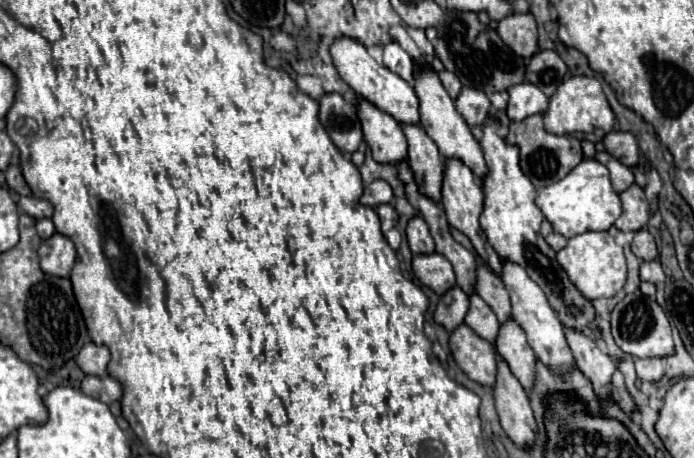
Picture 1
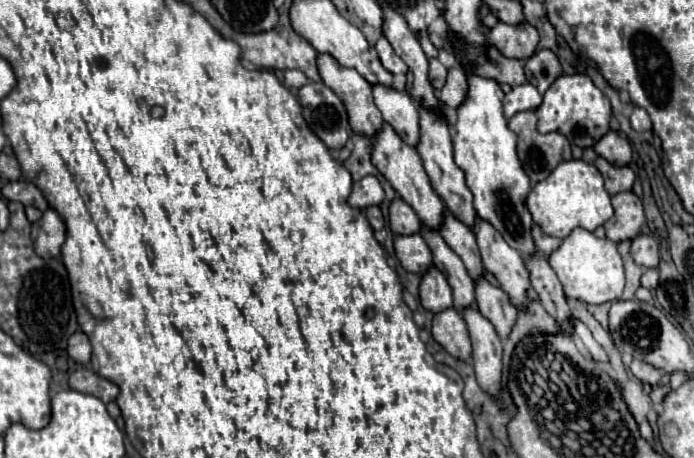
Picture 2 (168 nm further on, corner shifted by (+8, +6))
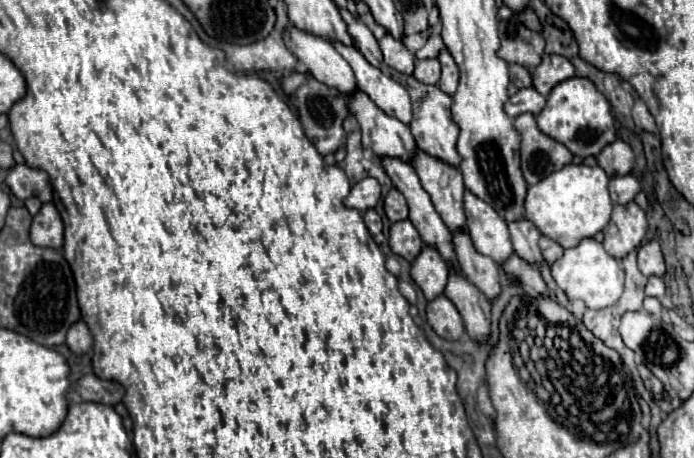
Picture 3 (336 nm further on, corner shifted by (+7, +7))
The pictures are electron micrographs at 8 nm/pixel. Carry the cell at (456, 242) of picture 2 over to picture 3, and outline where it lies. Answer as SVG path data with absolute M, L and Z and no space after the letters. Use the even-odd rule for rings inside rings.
M417 151L417 157L413 159L413 167L421 179L423 189L429 193L433 207L451 233L469 233L463 209L465 185L459 169L445 165L443 161L437 161L421 151Z

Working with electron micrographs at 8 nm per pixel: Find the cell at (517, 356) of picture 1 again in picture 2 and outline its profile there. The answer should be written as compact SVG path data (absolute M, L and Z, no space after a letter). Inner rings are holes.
M484 276L476 278L474 292L476 306L482 312L482 316L486 316L494 324L500 338L506 338L516 322L516 308L512 306L508 294L502 288L492 286Z

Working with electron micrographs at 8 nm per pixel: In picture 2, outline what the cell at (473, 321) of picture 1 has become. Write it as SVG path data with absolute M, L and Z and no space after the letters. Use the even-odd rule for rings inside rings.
M422 224L420 234L432 250L432 264L446 276L446 280L452 288L454 308L464 310L464 308L472 306L476 302L474 300L474 280L466 272L460 256L444 242L444 238L440 236L438 230L430 230L428 226Z

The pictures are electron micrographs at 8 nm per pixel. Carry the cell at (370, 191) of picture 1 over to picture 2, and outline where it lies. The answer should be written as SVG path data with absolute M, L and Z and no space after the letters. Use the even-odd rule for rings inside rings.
M364 176L362 180L354 182L352 194L348 198L348 204L354 208L368 208L374 204L380 204L384 200L384 190L376 176Z

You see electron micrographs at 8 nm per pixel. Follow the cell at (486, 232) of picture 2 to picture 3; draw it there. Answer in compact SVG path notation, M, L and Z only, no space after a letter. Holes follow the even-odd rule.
M465 193L465 215L469 221L469 237L473 247L481 253L491 257L497 265L503 265L513 255L513 243L507 229L507 223L495 213L491 205L485 205L473 193Z

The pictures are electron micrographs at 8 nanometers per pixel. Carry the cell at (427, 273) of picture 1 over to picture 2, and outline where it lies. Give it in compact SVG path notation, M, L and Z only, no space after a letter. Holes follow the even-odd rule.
M420 234L410 236L396 236L394 250L400 264L414 274L424 274L432 266L432 250L424 242Z

